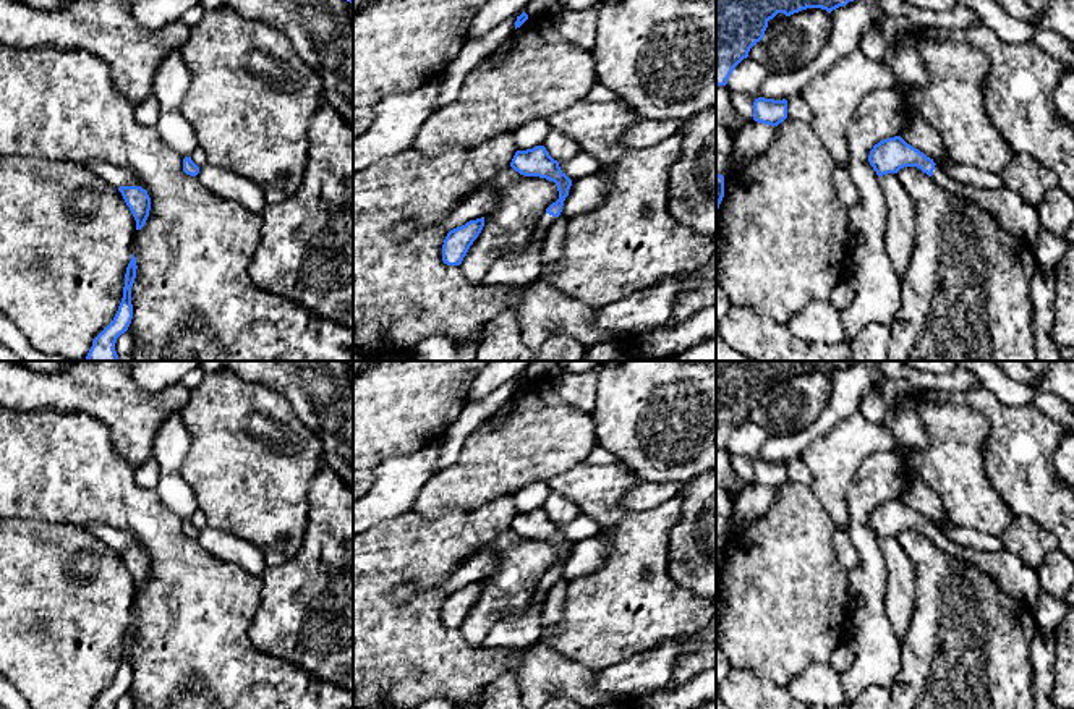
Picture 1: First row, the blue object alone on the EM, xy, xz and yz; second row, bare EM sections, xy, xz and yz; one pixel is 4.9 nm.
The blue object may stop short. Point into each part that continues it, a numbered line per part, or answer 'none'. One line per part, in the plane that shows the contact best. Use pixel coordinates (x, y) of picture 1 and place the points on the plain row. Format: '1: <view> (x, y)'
1: yz (1014, 577)

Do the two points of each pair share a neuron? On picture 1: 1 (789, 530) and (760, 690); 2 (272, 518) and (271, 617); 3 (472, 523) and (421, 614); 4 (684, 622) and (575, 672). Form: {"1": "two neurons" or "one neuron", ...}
{"1": "two neurons", "2": "two neurons", "3": "one neuron", "4": "two neurons"}

